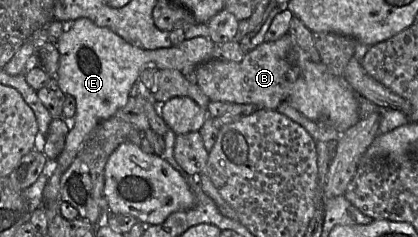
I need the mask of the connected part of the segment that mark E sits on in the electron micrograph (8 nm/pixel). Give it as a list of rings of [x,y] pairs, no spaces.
[[[79,18],[73,22],[64,22],[64,23],[70,23],[68,25],[68,30],[63,34],[62,38],[60,39],[58,43],[58,50],[60,53],[60,60],[59,60],[59,68],[57,70],[58,72],[58,84],[60,89],[64,92],[65,95],[71,95],[75,98],[76,100],[76,113],[74,116],[74,127],[69,131],[67,137],[66,137],[66,143],[65,147],[60,154],[60,156],[57,159],[57,167],[49,179],[47,185],[44,188],[44,193],[43,193],[43,203],[42,203],[42,208],[45,210],[45,213],[47,215],[48,221],[52,220],[53,217],[55,217],[57,214],[60,214],[60,204],[62,202],[61,200],[61,195],[60,195],[60,182],[62,175],[66,172],[66,170],[70,167],[70,165],[73,163],[73,161],[78,157],[79,151],[81,149],[81,146],[86,139],[86,137],[90,134],[90,132],[101,122],[113,117],[116,115],[116,113],[124,108],[129,100],[129,97],[131,96],[131,91],[135,83],[139,81],[139,75],[141,71],[146,68],[146,67],[158,67],[159,69],[175,69],[181,71],[185,76],[188,75],[189,73],[192,73],[195,71],[195,69],[201,65],[202,63],[209,61],[213,59],[213,51],[215,47],[215,43],[210,39],[210,38],[205,38],[205,37],[195,37],[191,39],[185,39],[181,44],[178,46],[172,46],[170,48],[161,48],[161,49],[156,49],[156,50],[146,50],[142,48],[135,47],[131,45],[130,43],[126,42],[121,36],[119,36],[117,33],[113,32],[111,29],[107,27],[100,27],[97,26],[93,21],[91,21],[88,18]]]

